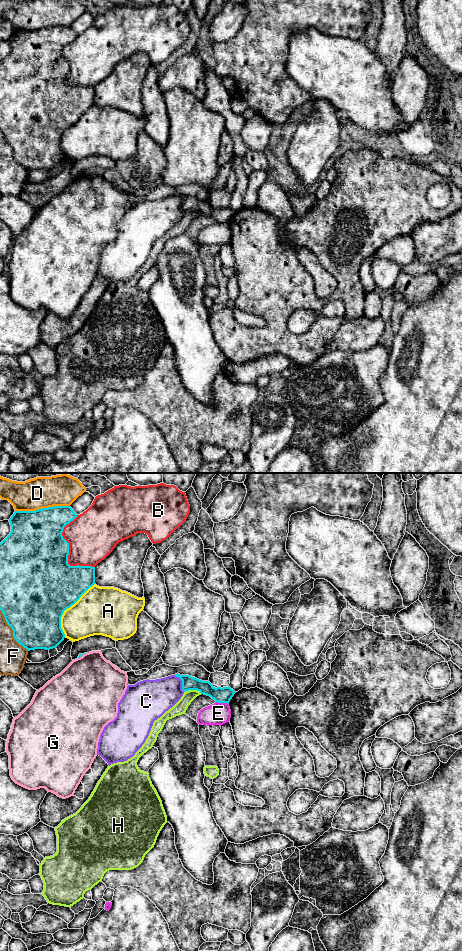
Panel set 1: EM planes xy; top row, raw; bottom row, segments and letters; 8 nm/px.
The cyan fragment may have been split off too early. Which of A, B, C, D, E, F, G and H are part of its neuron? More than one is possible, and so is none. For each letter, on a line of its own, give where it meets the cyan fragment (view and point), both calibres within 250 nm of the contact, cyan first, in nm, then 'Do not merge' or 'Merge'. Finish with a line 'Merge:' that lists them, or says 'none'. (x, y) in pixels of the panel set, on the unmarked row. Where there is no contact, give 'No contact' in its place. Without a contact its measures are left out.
A: Touches cyan at xy (66, 128). Thickness 500 nm (cyan) against 360 nm. Do not merge
B: Touches cyan at xy (68, 72). Thickness 500 nm (cyan) against 400 nm. Do not merge
C: Touches cyan at xy (182, 202). Thickness 110 nm (cyan) against 280 nm. Do not merge
D: Touches cyan at xy (42, 28). Thickness 420 nm (cyan) against 240 nm. Do not merge
E: Touches cyan at xy (222, 222). Thickness 130 nm (cyan) against 180 nm. Do not merge
F: Touches cyan at xy (13, 151). Thickness 480 nm (cyan) against 220 nm. Do not merge
G: Touches cyan at xy (82, 174). Thickness 30 nm (cyan) against 460 nm. Do not merge
H: Touches cyan at xy (193, 209). Thickness 130 nm (cyan) against 100 nm. Do not merge
Merge: none

